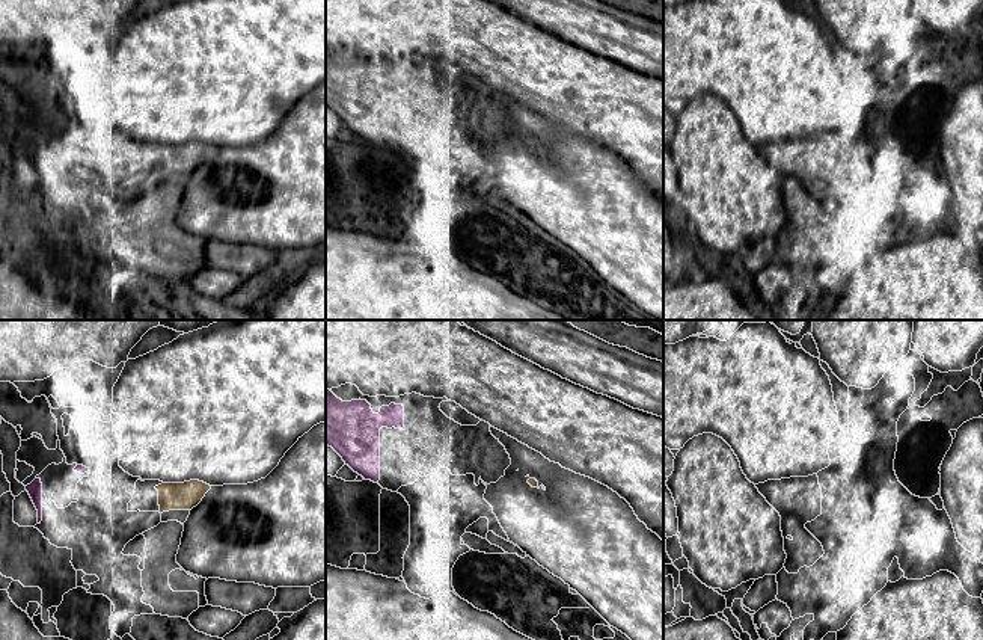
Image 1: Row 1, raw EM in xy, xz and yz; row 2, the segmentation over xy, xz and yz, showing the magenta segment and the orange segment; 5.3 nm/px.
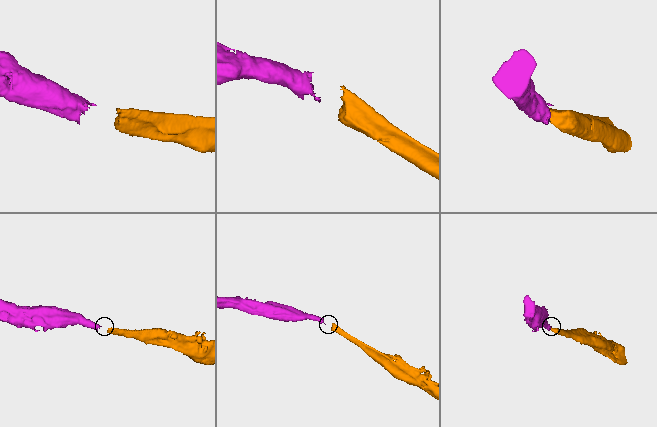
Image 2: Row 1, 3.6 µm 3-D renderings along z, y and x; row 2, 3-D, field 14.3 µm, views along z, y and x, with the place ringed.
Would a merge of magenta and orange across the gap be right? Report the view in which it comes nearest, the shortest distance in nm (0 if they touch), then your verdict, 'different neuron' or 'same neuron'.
view xy; gap 360 nm; same neuron

